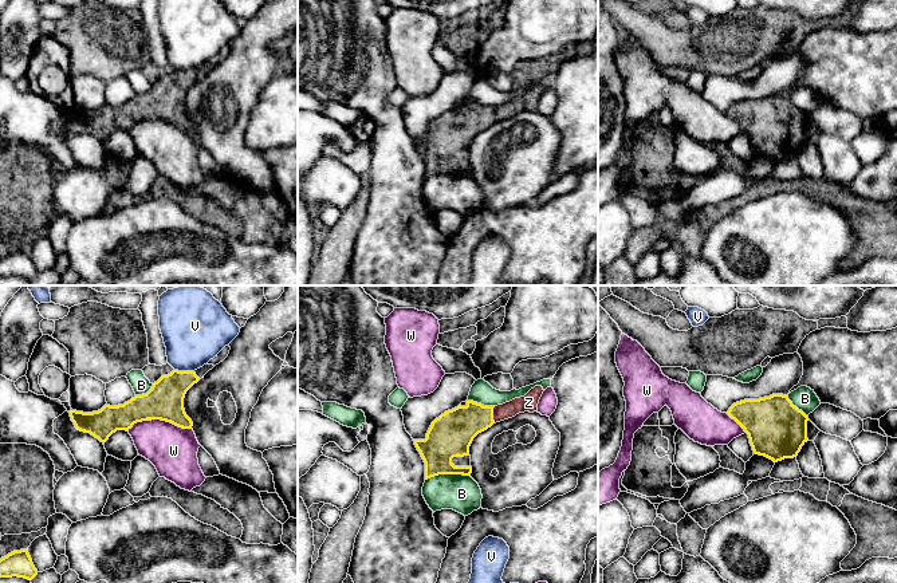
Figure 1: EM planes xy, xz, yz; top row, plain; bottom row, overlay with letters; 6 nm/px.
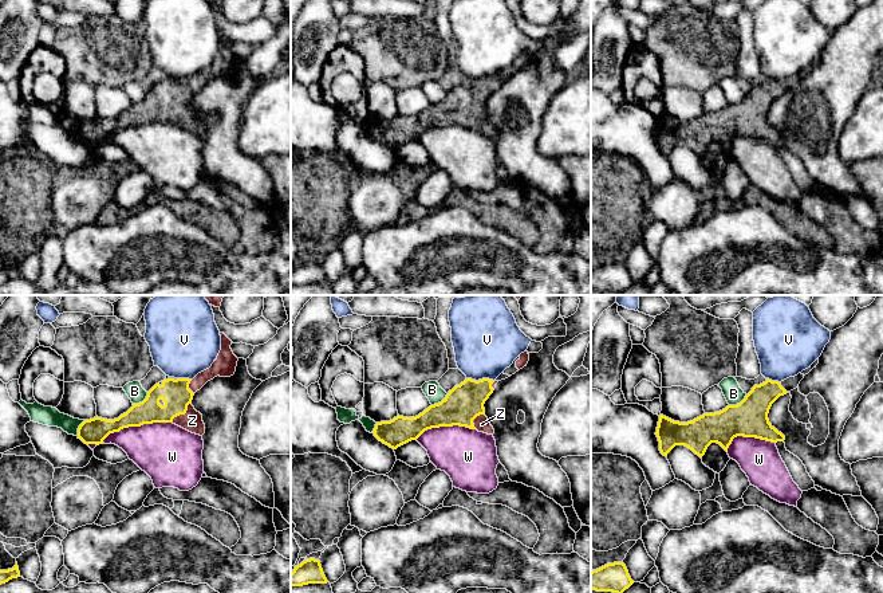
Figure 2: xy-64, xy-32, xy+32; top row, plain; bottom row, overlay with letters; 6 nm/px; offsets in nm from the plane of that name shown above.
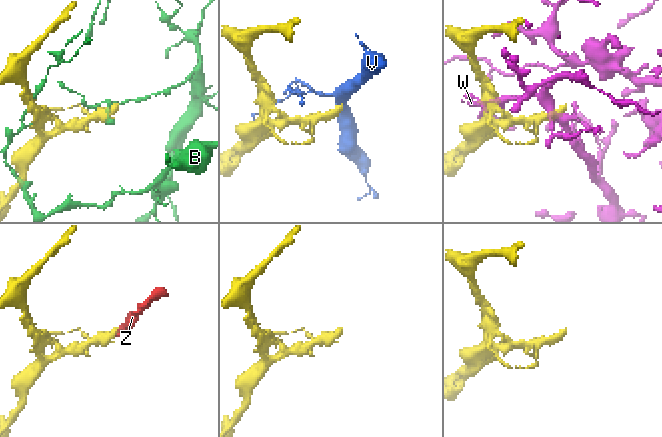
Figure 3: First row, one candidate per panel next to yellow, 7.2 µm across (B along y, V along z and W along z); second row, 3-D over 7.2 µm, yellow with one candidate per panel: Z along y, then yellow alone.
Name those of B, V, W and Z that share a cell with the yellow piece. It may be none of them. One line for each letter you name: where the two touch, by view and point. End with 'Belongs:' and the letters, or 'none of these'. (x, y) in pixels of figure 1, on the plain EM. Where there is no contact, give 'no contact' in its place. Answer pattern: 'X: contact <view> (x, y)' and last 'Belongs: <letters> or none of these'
Z: contact xz (492, 114)
Belongs: Z

